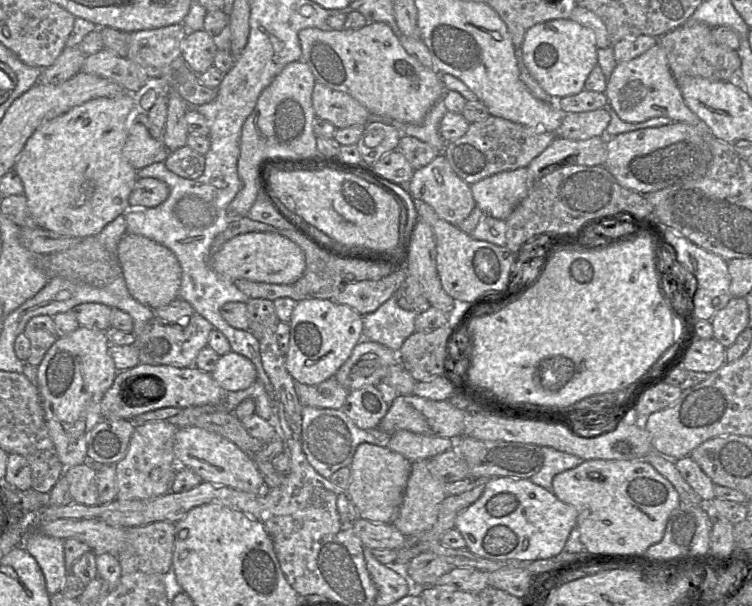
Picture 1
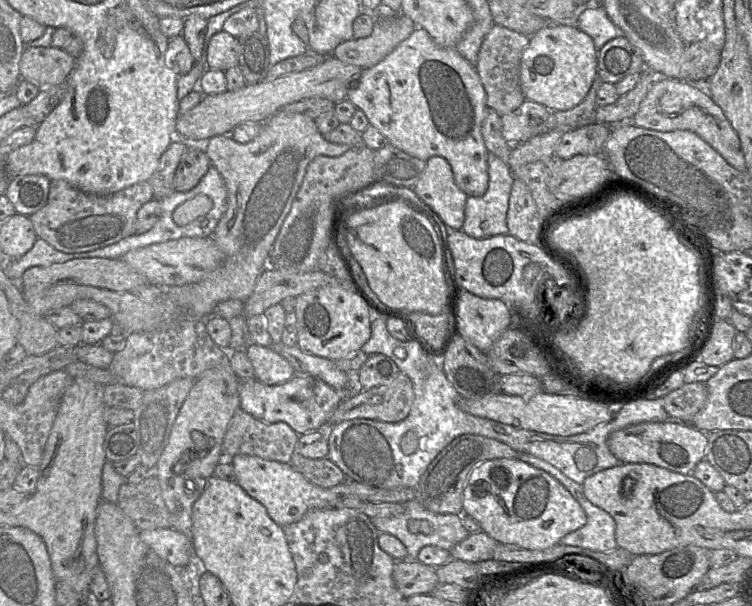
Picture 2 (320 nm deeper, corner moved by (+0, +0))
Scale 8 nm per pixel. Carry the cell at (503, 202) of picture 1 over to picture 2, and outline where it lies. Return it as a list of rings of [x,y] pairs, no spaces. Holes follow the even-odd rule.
[[[416,27],[414,32],[406,40],[401,42],[381,62],[371,68],[363,69],[357,86],[349,89],[346,99],[349,100],[357,109],[364,112],[369,124],[383,134],[388,139],[390,144],[403,152],[424,161],[427,161],[433,156],[443,157],[449,163],[454,176],[455,184],[459,189],[467,194],[467,196],[482,196],[485,194],[488,188],[489,179],[487,171],[487,157],[489,152],[485,147],[481,128],[486,117],[486,92],[477,72],[476,66],[468,62],[455,47],[443,47],[438,45],[425,29]]]

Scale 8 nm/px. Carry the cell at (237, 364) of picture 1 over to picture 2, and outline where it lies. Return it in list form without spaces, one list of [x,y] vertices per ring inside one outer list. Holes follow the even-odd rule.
[[[250,344],[245,353],[253,365],[255,379],[263,384],[277,385],[295,376],[288,361],[269,347]]]

